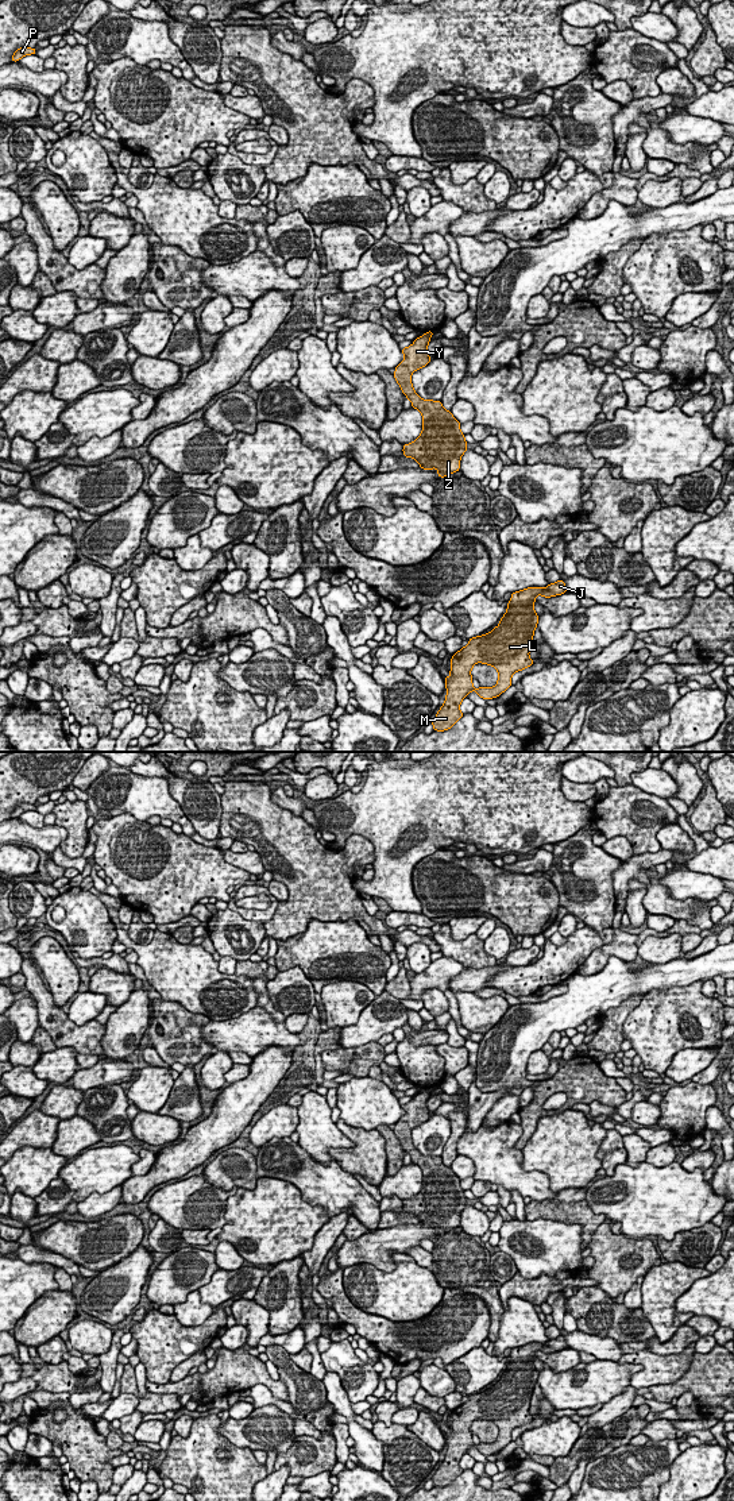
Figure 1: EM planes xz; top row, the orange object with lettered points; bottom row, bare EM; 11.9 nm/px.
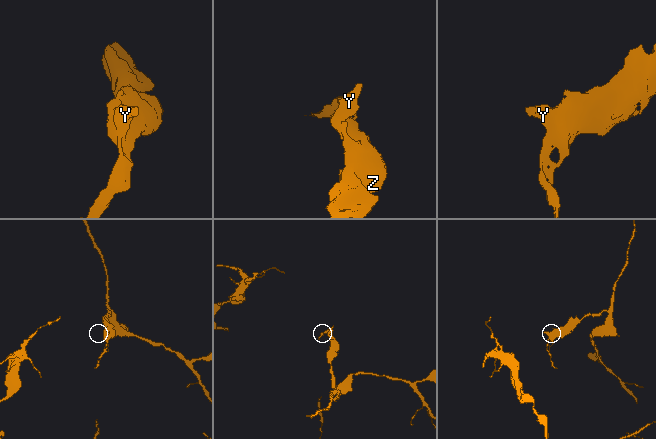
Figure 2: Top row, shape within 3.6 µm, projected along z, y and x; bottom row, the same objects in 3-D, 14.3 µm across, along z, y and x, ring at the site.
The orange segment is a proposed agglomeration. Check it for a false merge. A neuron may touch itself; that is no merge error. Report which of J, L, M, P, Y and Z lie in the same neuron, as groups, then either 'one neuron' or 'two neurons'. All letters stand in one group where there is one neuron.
J L M P Y Z; one neuron

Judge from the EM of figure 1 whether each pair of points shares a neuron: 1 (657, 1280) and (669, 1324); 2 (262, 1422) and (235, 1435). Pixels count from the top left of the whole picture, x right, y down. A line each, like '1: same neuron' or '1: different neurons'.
1: same neuron
2: same neuron

